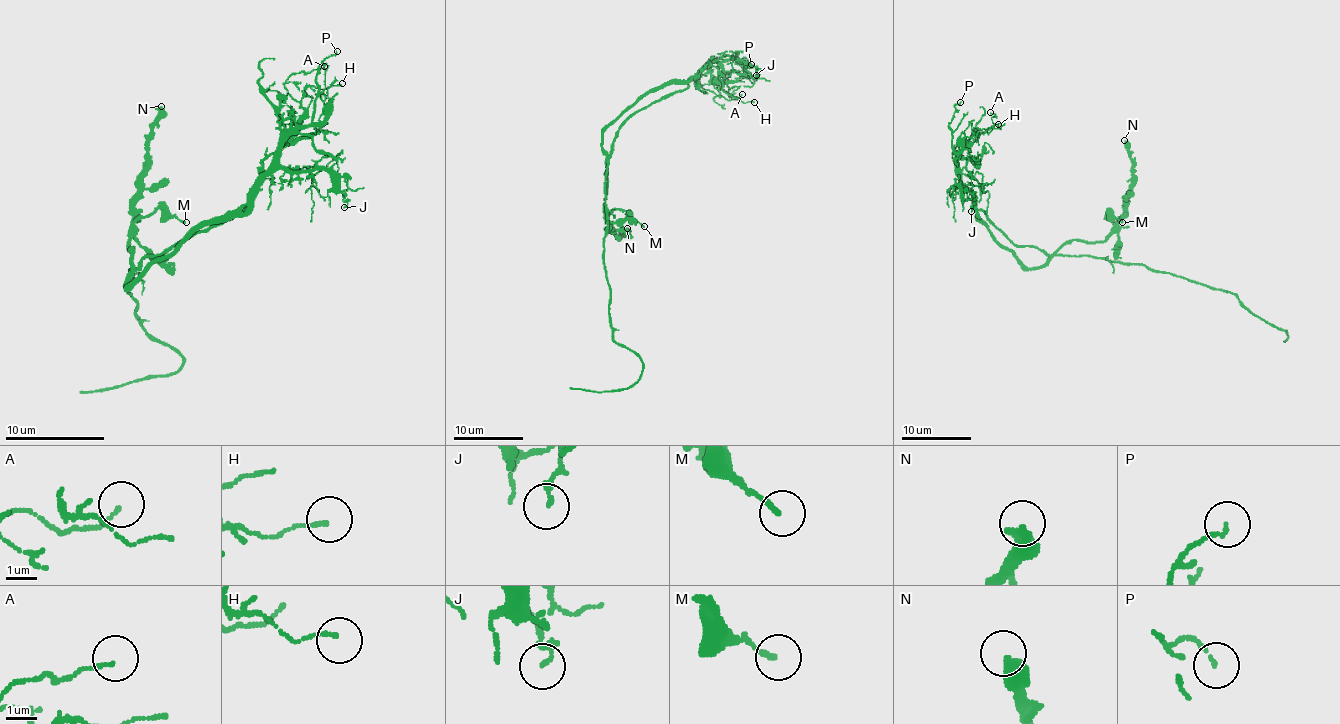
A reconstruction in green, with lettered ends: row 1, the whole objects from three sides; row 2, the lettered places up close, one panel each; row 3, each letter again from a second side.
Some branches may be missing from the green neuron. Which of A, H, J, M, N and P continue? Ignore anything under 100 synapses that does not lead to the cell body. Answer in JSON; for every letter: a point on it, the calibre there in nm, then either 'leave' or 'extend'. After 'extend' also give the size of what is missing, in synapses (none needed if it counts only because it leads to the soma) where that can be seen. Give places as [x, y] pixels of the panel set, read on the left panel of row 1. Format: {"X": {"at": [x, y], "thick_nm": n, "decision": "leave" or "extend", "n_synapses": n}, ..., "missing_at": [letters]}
{"A": {"at": [324, 66], "thick_nm": 120, "decision": "leave"}, "H": {"at": [342, 83], "thick_nm": 120, "decision": "leave"}, "J": {"at": [344, 207], "thick_nm": 170, "decision": "leave"}, "M": {"at": [186, 222], "thick_nm": 150, "decision": "leave"}, "N": {"at": [161, 106], "thick_nm": 500, "decision": "leave"}, "P": {"at": [337, 51], "thick_nm": 110, "decision": "leave"}, "missing_at": []}

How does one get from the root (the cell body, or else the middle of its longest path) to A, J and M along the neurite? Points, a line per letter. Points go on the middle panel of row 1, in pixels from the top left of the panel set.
A: (606, 174), (616, 130), (641, 109), (681, 92), (710, 61), (700, 85), (714, 97), (737, 99), (742, 94)
J: (606, 174), (616, 130), (641, 109), (681, 92), (702, 69), (726, 55), (740, 59), (752, 78), (756, 75)
M: (606, 174), (606, 162), (608, 188), (604, 214), (608, 218), (615, 209), (622, 209), (644, 226)

